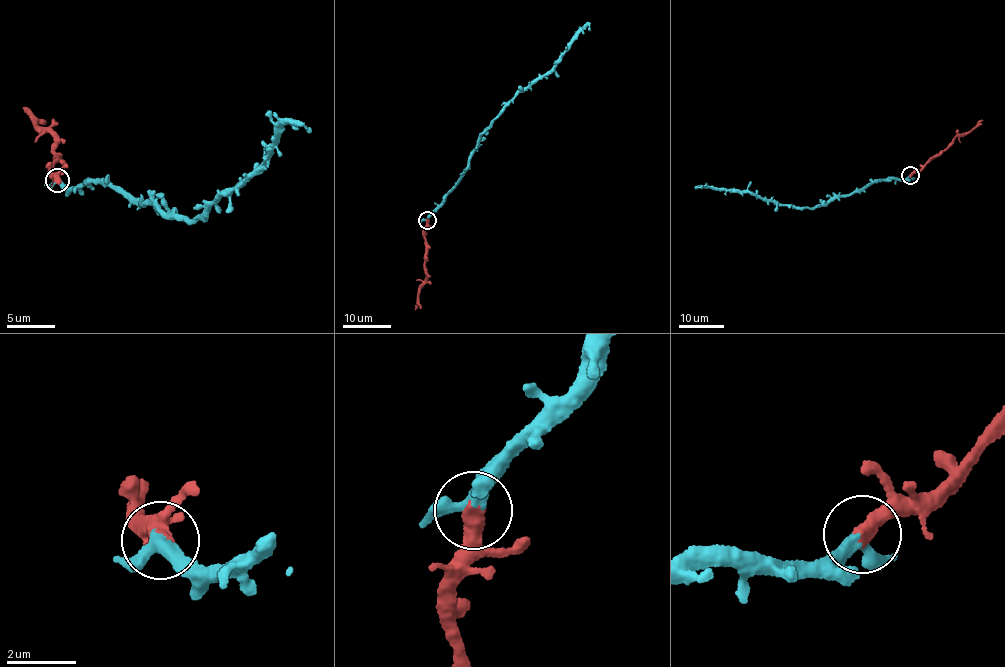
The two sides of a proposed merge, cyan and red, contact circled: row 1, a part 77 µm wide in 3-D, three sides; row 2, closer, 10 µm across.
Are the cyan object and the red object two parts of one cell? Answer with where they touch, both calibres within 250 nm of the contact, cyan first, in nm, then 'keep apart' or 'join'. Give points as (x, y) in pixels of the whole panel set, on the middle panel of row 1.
place (427, 220); calibres 360 and 500 nm; join

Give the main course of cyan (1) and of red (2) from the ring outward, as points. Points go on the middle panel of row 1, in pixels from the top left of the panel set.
1: (428, 220), (461, 180), (480, 135), (517, 93), (544, 75), (588, 24), (588, 30)
2: (428, 220), (424, 233), (427, 272), (414, 309)

